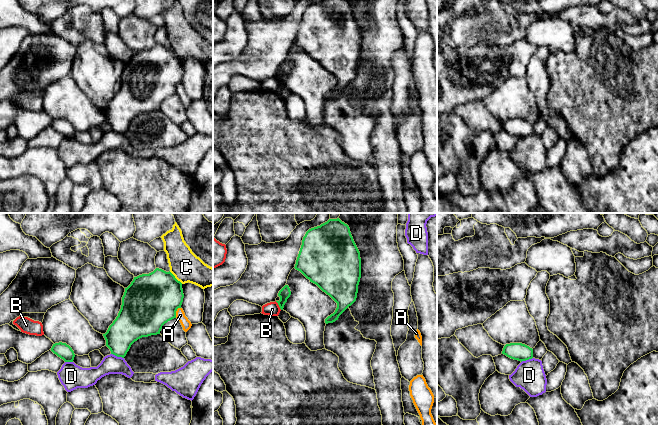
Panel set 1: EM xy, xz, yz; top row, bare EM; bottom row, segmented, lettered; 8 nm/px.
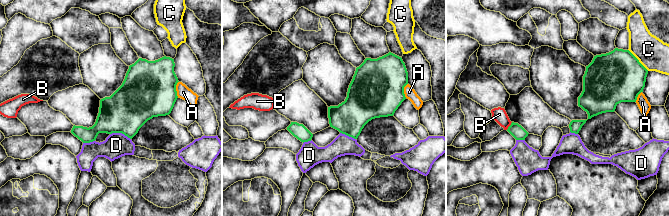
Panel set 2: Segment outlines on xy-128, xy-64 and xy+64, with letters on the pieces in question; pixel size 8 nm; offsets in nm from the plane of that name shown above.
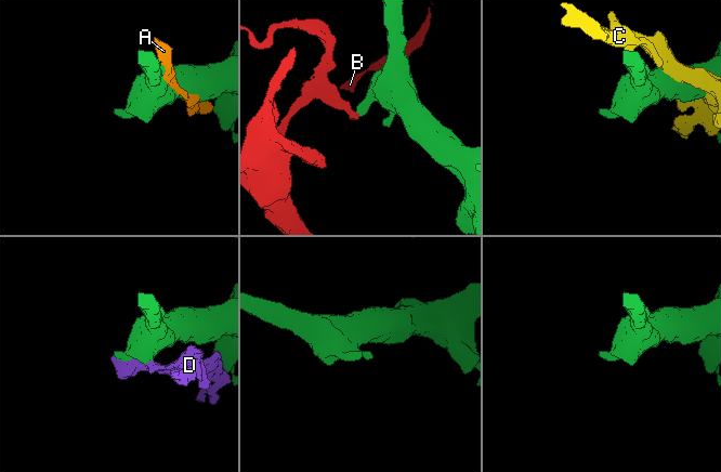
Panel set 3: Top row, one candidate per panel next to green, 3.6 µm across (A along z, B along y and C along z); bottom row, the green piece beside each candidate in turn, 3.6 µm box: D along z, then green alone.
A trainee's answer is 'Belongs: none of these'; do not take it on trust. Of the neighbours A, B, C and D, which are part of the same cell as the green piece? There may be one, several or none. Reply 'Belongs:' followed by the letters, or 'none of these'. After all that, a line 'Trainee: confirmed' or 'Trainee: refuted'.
Belongs: none of these
Trainee: confirmed

